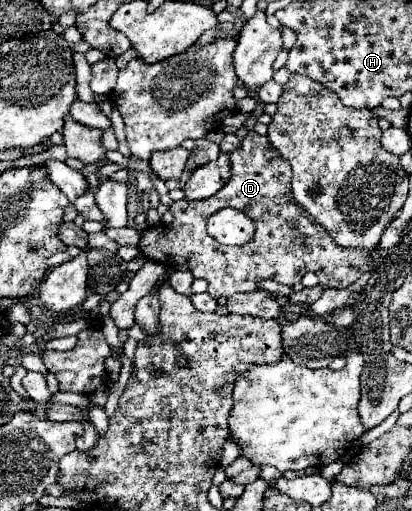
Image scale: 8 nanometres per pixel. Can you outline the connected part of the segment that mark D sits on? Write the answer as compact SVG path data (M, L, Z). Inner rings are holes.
M248 132L248 136L242 138L240 146L228 156L230 180L214 196L200 202L190 202L192 212L186 212L186 218L190 216L194 220L200 220L212 216L220 208L236 208L254 222L254 238L244 246L224 246L216 242L206 232L206 228L168 228L166 224L158 222L156 226L144 230L140 238L140 252L146 258L158 260L168 268L182 264L188 266L194 278L208 280L208 294L212 294L212 298L232 296L238 292L254 292L264 280L294 286L306 272L316 272L320 286L348 288L358 280L358 276L370 270L372 258L378 256L378 250L364 252L344 250L336 246L332 236L318 222L314 222L302 206L292 200L290 164L270 146L266 136ZM296 234L302 234L302 242L294 244L292 238Z

